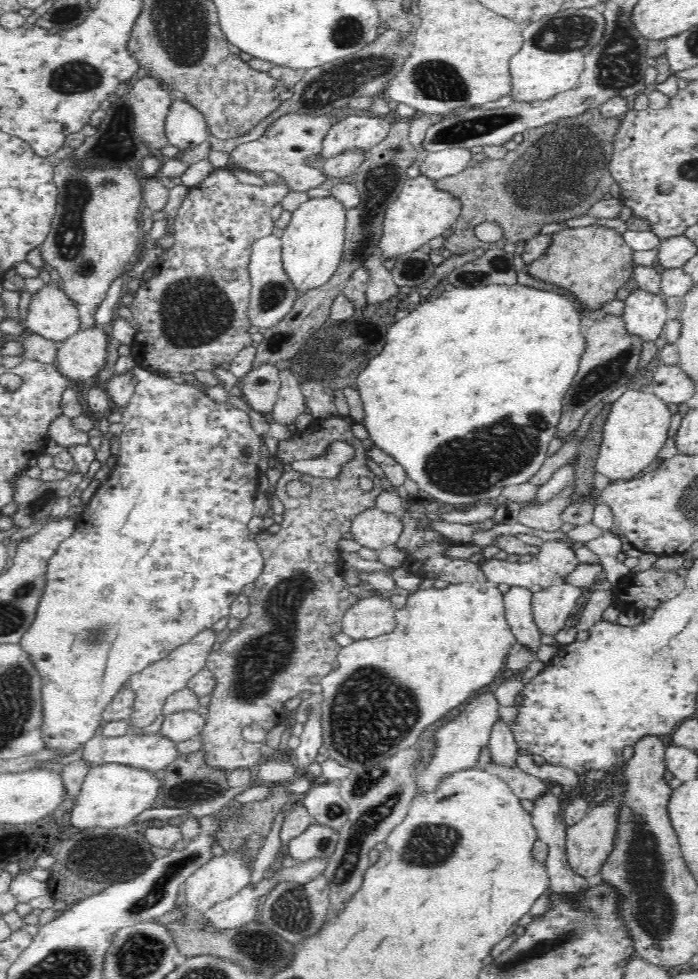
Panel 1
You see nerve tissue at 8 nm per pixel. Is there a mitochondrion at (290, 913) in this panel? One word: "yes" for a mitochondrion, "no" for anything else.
yes

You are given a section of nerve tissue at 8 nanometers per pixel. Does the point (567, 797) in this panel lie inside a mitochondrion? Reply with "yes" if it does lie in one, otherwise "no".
no

